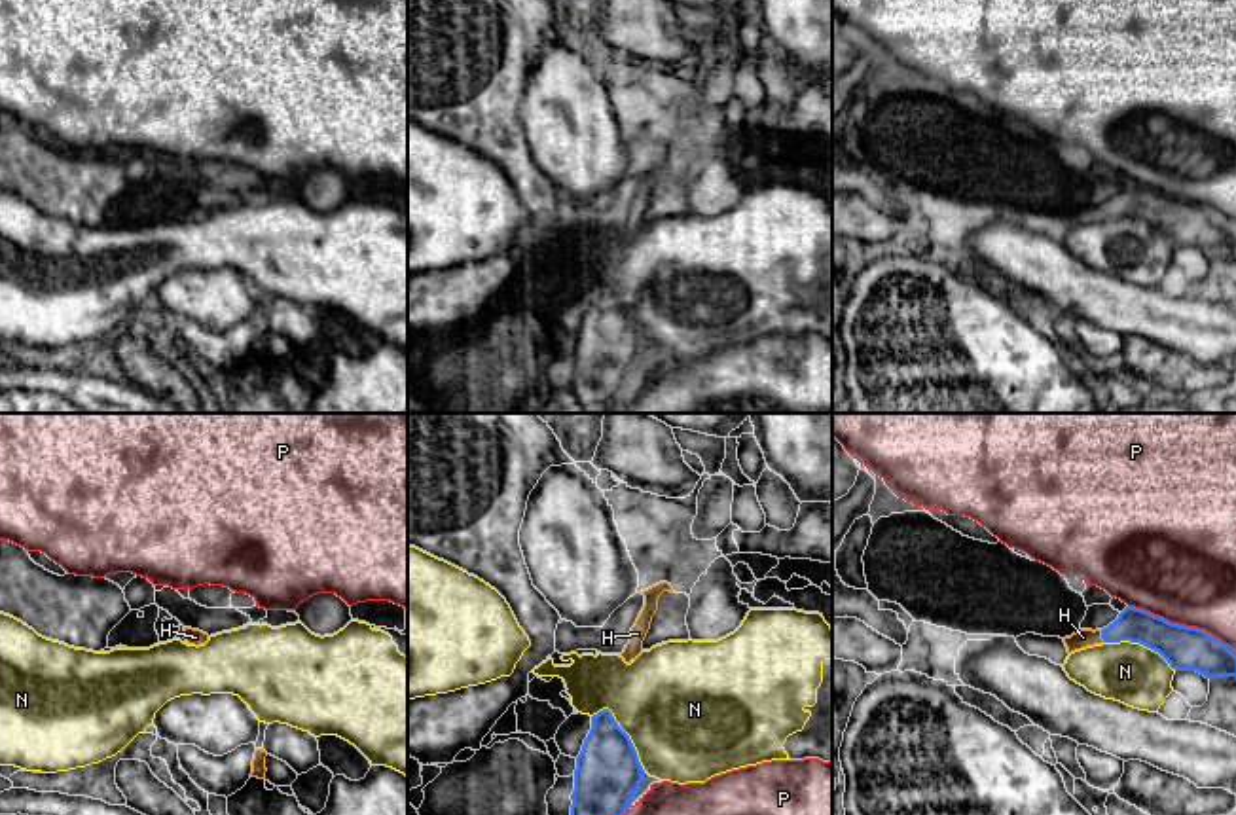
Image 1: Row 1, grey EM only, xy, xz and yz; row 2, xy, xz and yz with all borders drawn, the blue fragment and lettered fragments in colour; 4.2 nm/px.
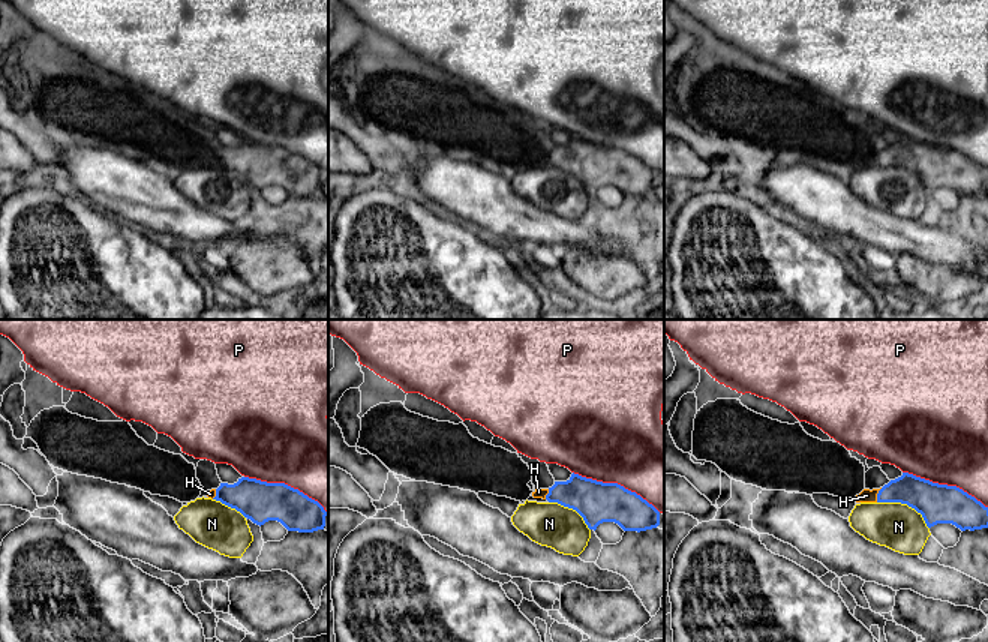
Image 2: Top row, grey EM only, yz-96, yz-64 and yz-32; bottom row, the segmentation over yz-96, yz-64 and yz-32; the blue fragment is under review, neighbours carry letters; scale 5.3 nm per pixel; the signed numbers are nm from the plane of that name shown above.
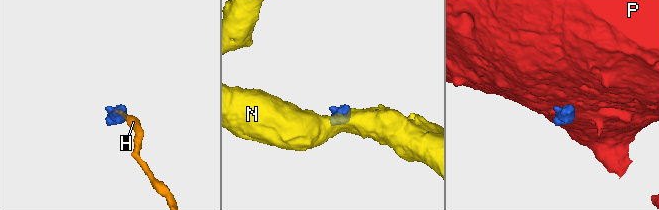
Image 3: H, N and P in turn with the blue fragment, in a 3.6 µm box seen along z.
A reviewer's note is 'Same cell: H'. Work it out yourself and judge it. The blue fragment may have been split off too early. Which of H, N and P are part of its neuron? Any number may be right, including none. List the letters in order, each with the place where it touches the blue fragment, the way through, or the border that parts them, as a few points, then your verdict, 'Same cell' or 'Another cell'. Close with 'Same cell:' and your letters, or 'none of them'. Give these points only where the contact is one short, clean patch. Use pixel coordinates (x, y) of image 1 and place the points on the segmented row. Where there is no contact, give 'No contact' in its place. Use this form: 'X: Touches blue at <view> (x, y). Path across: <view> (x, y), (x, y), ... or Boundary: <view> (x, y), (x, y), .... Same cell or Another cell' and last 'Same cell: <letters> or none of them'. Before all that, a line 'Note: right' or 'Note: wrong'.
Note: right
H: Touches blue at yz (1102, 635). Path across: yz (1138, 626), (1126, 626), (1102, 635), (1083, 637). Same cell
N: Touches blue at xz (626, 734). Boundary: xz (594, 713), (603, 709), (611, 713), (628, 736), (645, 772). Another cell
P: Touches blue at yz (1181, 626). Another cell
Same cell: H

